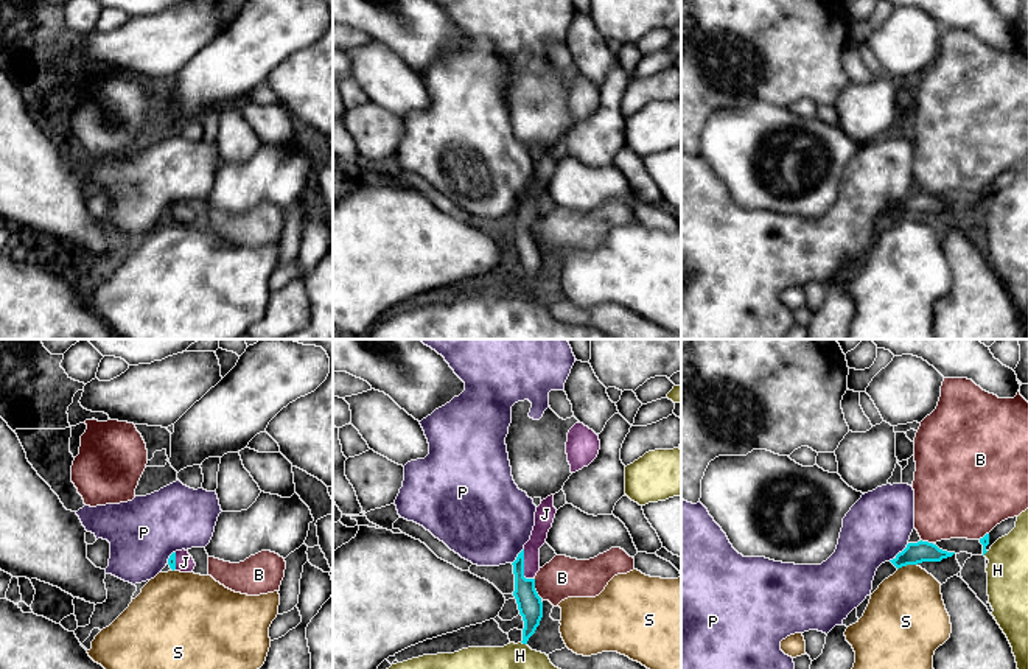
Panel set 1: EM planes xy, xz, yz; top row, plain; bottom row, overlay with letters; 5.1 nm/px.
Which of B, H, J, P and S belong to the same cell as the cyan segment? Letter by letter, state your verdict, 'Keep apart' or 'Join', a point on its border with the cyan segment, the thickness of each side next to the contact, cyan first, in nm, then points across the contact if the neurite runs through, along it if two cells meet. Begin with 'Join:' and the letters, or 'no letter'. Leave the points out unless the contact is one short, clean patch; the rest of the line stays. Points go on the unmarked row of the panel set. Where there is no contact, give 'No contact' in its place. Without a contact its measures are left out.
Join: J
B: Keep apart. Touches cyan at xz (534, 240). Thickness 130 nm (cyan) against 220 nm
H: Keep apart. Touches cyan at xz (524, 294). Thickness 130 nm (cyan) against 420 nm
J: Join. Touches cyan at xz (523, 218). Thickness 130 nm (cyan) against 90 nm
P: Keep apart. Touches cyan at yz (899, 204). Thickness 110 nm (cyan) against 340 nm. Boundary: yz (909, 195), (888, 212)
S: Keep apart. Touches cyan at yz (907, 215). Thickness 110 nm (cyan) against 380 nm. Boundary: yz (916, 215), (907, 215), (898, 221)

